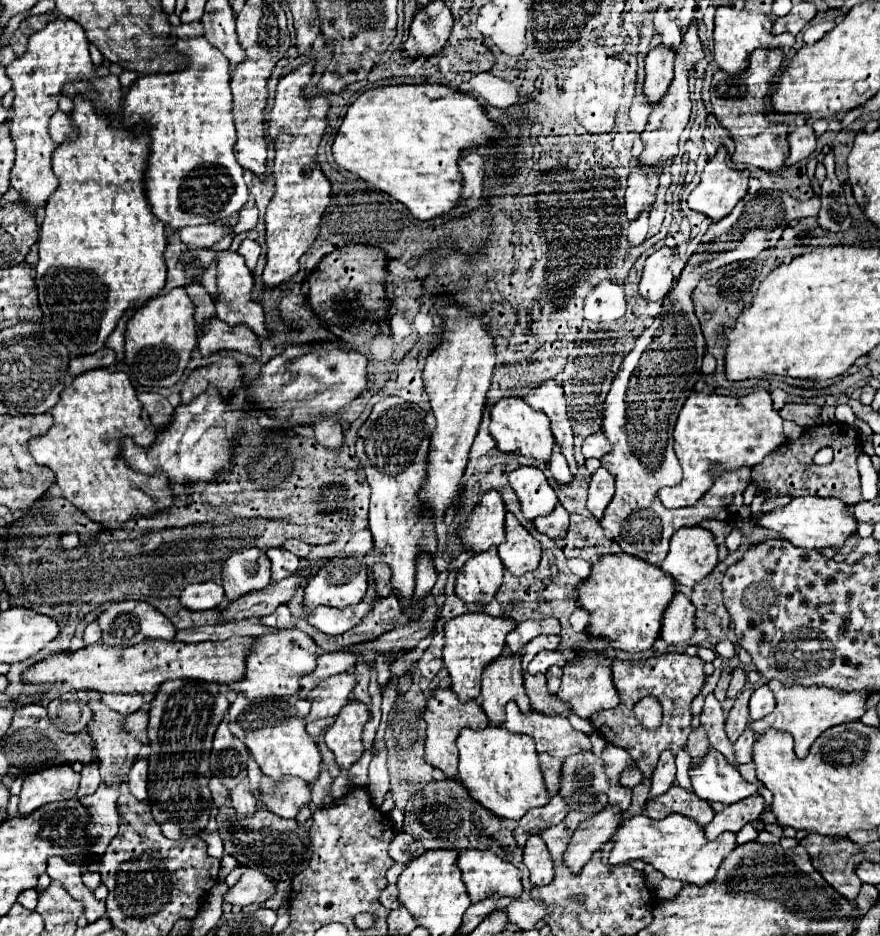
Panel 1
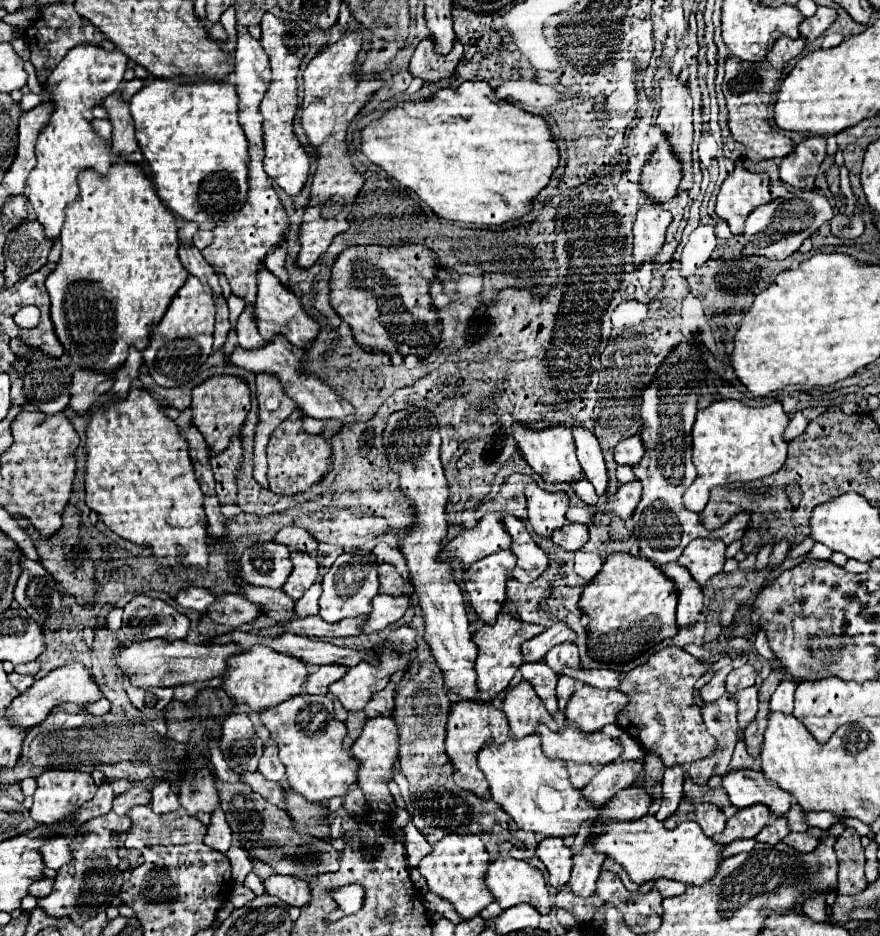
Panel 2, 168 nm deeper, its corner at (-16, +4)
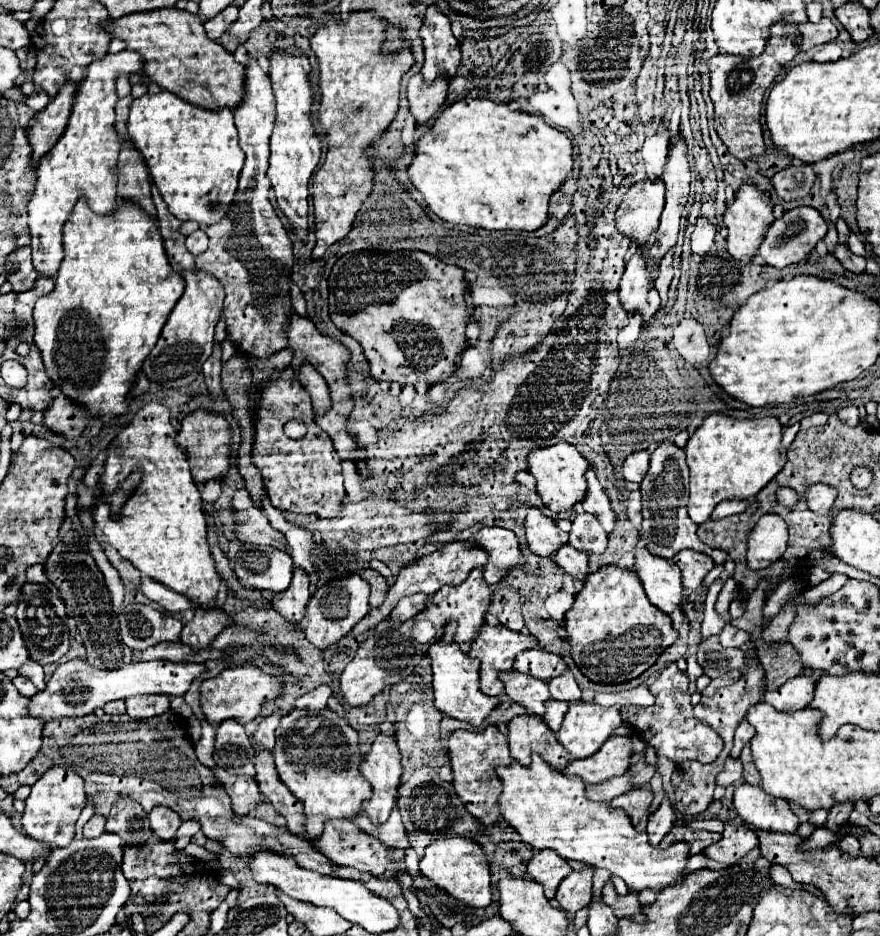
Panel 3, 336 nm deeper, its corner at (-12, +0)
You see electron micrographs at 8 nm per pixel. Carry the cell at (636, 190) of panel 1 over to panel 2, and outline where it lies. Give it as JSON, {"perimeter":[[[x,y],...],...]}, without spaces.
{"perimeter":[[[644,201],[638,209],[638,217],[634,221],[634,263],[640,265],[644,261],[654,261],[656,253],[664,243],[666,229],[672,221],[672,215],[664,205],[656,205],[654,201]]]}

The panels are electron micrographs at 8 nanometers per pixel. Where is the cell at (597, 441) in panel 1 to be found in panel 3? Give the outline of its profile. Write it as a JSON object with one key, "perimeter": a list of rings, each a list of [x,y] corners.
{"perimeter":[[[638,451],[638,453],[628,455],[626,461],[624,461],[624,467],[622,467],[624,479],[640,483],[648,473],[648,461],[650,461],[650,453],[648,451]]]}

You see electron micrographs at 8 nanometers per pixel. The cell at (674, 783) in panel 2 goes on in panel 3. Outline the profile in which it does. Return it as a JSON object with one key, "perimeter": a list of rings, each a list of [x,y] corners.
{"perimeter":[[[664,799],[664,803],[658,807],[658,811],[652,813],[648,819],[646,833],[648,833],[648,839],[652,841],[652,845],[660,845],[662,837],[668,833],[668,829],[672,829],[674,821],[676,821],[674,809],[668,803],[668,799]]]}

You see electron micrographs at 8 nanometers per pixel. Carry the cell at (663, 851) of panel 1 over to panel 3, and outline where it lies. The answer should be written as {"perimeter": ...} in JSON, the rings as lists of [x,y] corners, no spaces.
{"perimeter":[[[536,753],[530,767],[512,763],[510,767],[496,769],[496,773],[504,785],[500,795],[502,815],[520,833],[522,841],[534,849],[552,849],[566,861],[576,859],[592,867],[602,867],[624,879],[630,891],[660,891],[684,877],[682,871],[690,857],[686,843],[674,843],[668,849],[652,847],[648,835],[634,829],[624,809],[616,809],[604,801],[590,801],[586,797],[586,783],[580,777],[566,777],[550,769]]]}

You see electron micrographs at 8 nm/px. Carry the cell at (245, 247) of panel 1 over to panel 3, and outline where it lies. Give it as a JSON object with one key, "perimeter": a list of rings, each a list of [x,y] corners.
{"perimeter":[[[292,287],[292,305],[294,305],[294,313],[304,317],[306,315],[306,301],[304,301],[304,293],[300,289]]]}

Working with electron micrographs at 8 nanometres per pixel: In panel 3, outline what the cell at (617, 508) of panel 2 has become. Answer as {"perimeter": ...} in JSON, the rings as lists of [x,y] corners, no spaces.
{"perimeter":[[[632,491],[630,497],[628,497],[628,519],[630,523],[640,529],[640,523],[642,523],[642,503],[640,503],[640,493],[638,491]]]}

